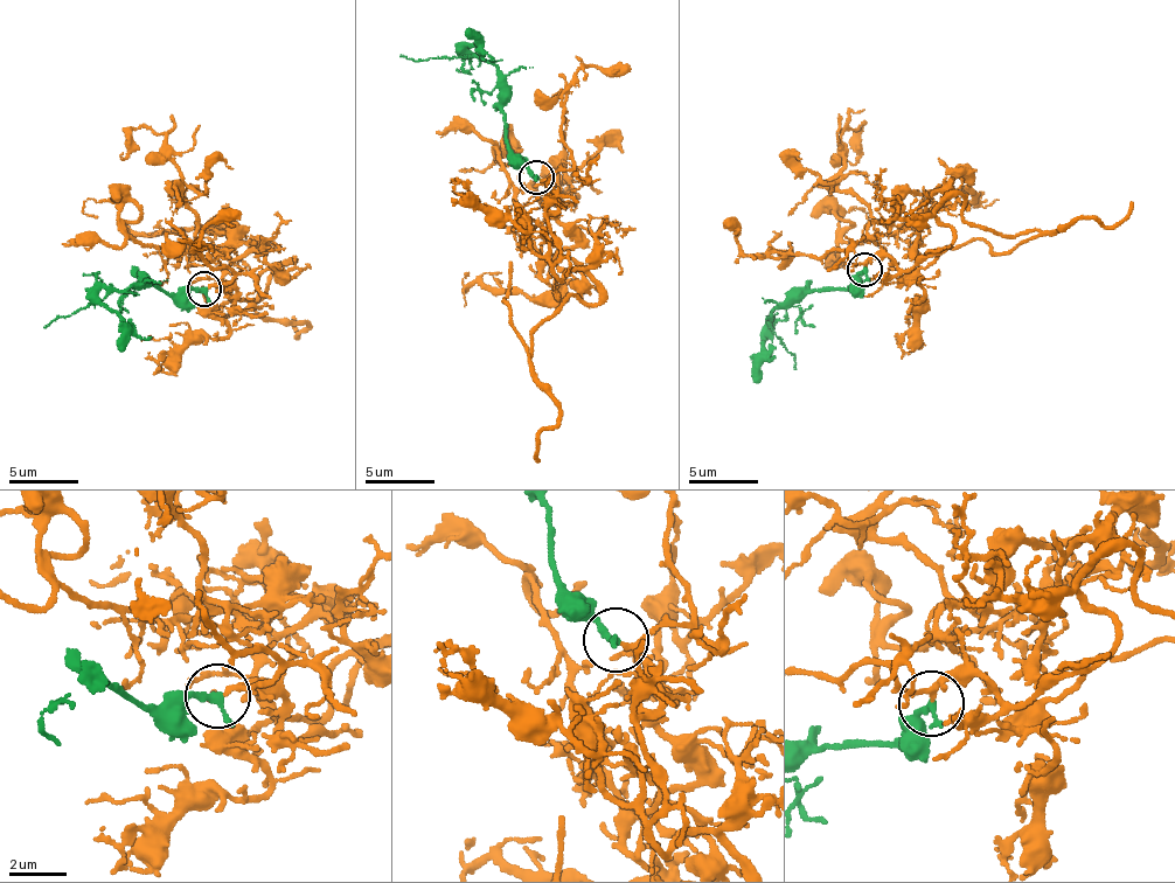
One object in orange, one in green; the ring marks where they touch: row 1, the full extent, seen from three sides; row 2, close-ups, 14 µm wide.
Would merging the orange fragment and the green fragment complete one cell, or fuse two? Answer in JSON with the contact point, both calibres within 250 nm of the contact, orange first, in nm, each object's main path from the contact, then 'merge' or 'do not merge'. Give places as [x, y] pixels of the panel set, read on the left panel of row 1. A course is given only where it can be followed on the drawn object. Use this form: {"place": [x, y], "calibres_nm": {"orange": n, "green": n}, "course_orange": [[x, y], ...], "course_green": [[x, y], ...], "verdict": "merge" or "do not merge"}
{"place": [204, 289], "calibres_nm": {"orange": 150, "green": 320}, "course_orange": [[208, 289], [259, 310], [275, 269], [256, 243], [203, 247], [167, 138], [147, 127], [119, 154]], "course_green": [[203, 287], [174, 294], [139, 277], [134, 284], [97, 292], [122, 321], [152, 336]], "verdict": "merge"}

